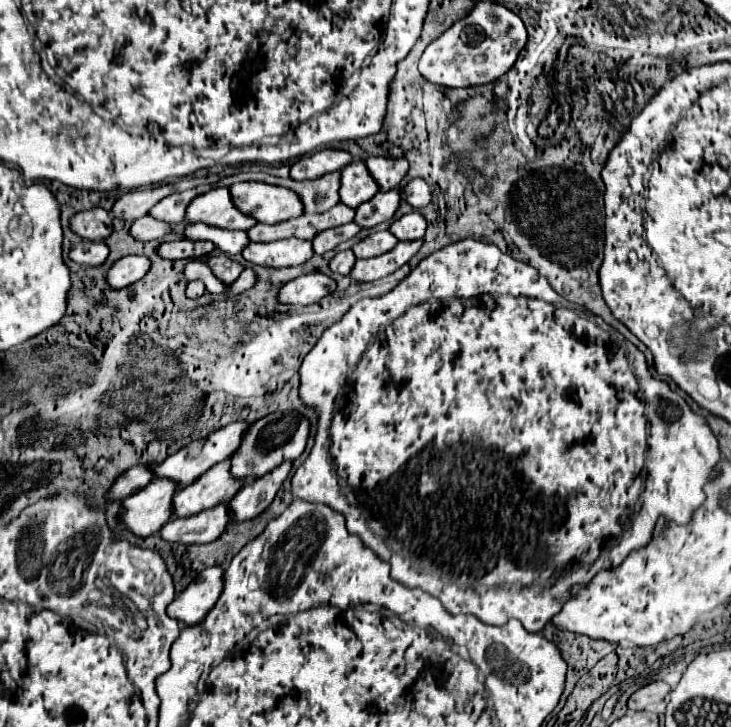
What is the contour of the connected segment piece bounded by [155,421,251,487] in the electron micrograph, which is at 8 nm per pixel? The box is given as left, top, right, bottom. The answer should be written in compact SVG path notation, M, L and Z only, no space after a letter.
M233 421L233 423L229 423L229 425L225 425L225 427L217 429L217 431L213 431L211 435L193 441L191 445L179 449L177 453L169 455L163 463L159 463L155 467L155 475L157 477L175 479L181 487L187 487L197 477L201 477L205 471L209 471L215 463L221 463L223 459L227 459L229 455L233 455L241 447L241 441L243 441L243 437L245 437L245 433L247 433L249 427L251 427L251 423L247 423L247 421Z

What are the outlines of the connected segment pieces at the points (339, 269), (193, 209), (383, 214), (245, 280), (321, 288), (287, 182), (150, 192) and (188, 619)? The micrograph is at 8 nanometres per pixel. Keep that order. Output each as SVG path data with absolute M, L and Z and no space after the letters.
M347 249L347 251L339 251L339 253L331 259L329 267L331 267L331 271L333 271L333 273L349 275L349 273L351 273L351 269L353 269L353 265L355 265L355 261L357 261L355 253L353 253L351 249Z
M227 187L211 189L191 201L187 209L187 221L203 221L223 229L241 229L247 231L249 227L257 225L257 219L239 211L233 203L233 195Z
M399 189L379 191L373 199L357 207L355 223L359 223L359 227L375 227L383 221L389 221L395 215L395 211L399 209L401 199L403 195Z
M249 267L249 269L245 269L243 275L229 287L229 293L231 293L231 295L239 295L239 293L251 289L255 283L257 283L257 275L255 275L255 271Z
M309 273L289 281L279 291L279 301L285 305L311 305L335 291L335 279L323 273Z
M341 171L327 173L313 181L295 181L291 177L279 179L271 175L273 185L283 185L301 195L305 213L323 213L339 203L339 187L341 187Z
M159 185L159 187L127 193L115 203L113 215L119 215L119 219L135 221L135 219L147 215L153 205L157 205L161 199L165 199L171 193L173 193L173 189L169 185Z
M223 567L203 571L203 575L199 575L199 579L195 579L187 591L183 591L183 595L175 597L175 601L167 607L167 613L187 625L203 619L223 591L223 573Z

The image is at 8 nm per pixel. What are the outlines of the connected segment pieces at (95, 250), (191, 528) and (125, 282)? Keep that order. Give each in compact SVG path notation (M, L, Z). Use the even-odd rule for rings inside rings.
M83 241L69 251L69 257L71 257L71 261L75 261L79 265L85 263L85 265L97 267L107 261L109 247L103 241Z
M219 503L207 511L201 511L199 515L183 517L183 519L171 519L167 527L163 527L161 537L171 543L211 543L221 537L225 527L233 521L231 507L227 503Z
M127 255L127 257L119 259L115 263L115 267L111 267L111 271L107 273L107 283L115 289L129 287L131 283L137 283L139 279L143 279L149 269L151 269L151 259L149 257Z

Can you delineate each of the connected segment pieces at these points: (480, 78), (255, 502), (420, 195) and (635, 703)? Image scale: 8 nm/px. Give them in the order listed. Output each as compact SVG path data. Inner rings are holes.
M477 3L469 15L459 19L453 27L449 27L439 39L435 39L425 49L425 53L419 61L419 73L429 83L449 87L449 89L493 83L495 79L499 79L513 67L513 63L527 43L527 39L527 29L521 18L513 15L513 11L503 9L501 5L493 5L493 3ZM491 9L497 11L497 17L487 19L485 13ZM471 49L483 51L487 55L479 55Z
M291 461L275 467L267 475L257 477L255 481L247 483L247 487L243 487L243 491L239 491L239 495L235 495L235 499L231 499L231 507L235 507L235 521L255 519L261 511L265 511L271 505L271 501L275 499L277 491L281 489L289 471L291 471Z
M425 179L409 181L407 187L403 189L403 195L405 195L407 203L411 203L415 209L427 207L431 203L431 187L427 185Z
M663 681L649 683L649 685L641 687L639 691L635 691L635 693L629 697L629 709L631 709L631 711L647 709L649 705L663 701L669 693L671 693L671 687L669 687L667 683L663 683Z

